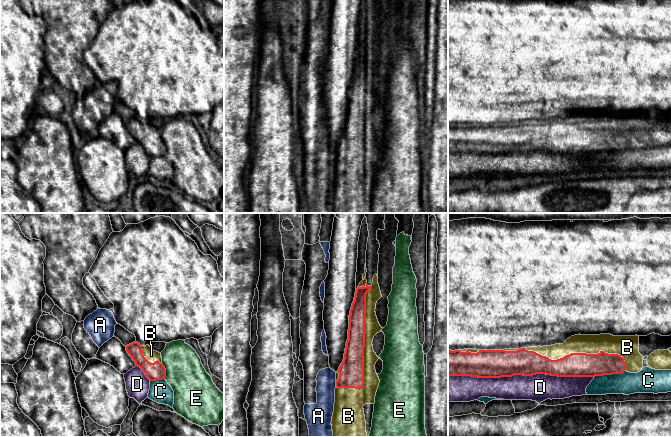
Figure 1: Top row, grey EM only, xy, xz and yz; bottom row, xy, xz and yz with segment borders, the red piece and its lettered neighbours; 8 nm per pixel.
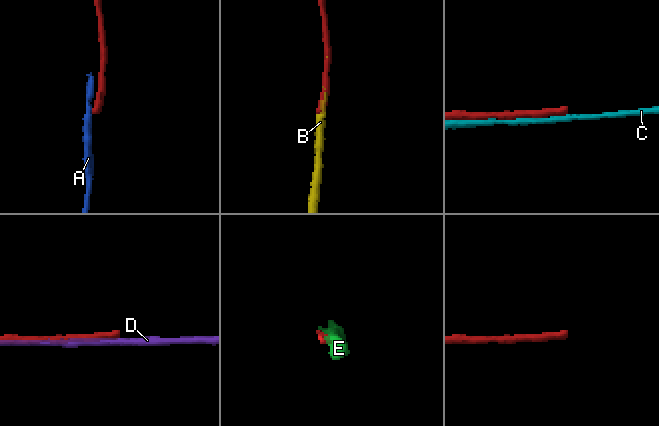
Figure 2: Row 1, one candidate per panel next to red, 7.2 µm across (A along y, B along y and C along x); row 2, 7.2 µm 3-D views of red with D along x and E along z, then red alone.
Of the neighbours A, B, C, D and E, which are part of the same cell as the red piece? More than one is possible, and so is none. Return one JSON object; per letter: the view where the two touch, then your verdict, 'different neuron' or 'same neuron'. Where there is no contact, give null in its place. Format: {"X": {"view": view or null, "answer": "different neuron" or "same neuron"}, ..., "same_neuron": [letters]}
{"A": {"view": "xz", "answer": "different neuron"}, "B": {"view": "xz", "answer": "same neuron"}, "C": {"view": "yz", "answer": "different neuron"}, "D": {"view": "yz", "answer": "different neuron"}, "E": {"view": "xy", "answer": "different neuron"}, "same_neuron": ["B"]}

